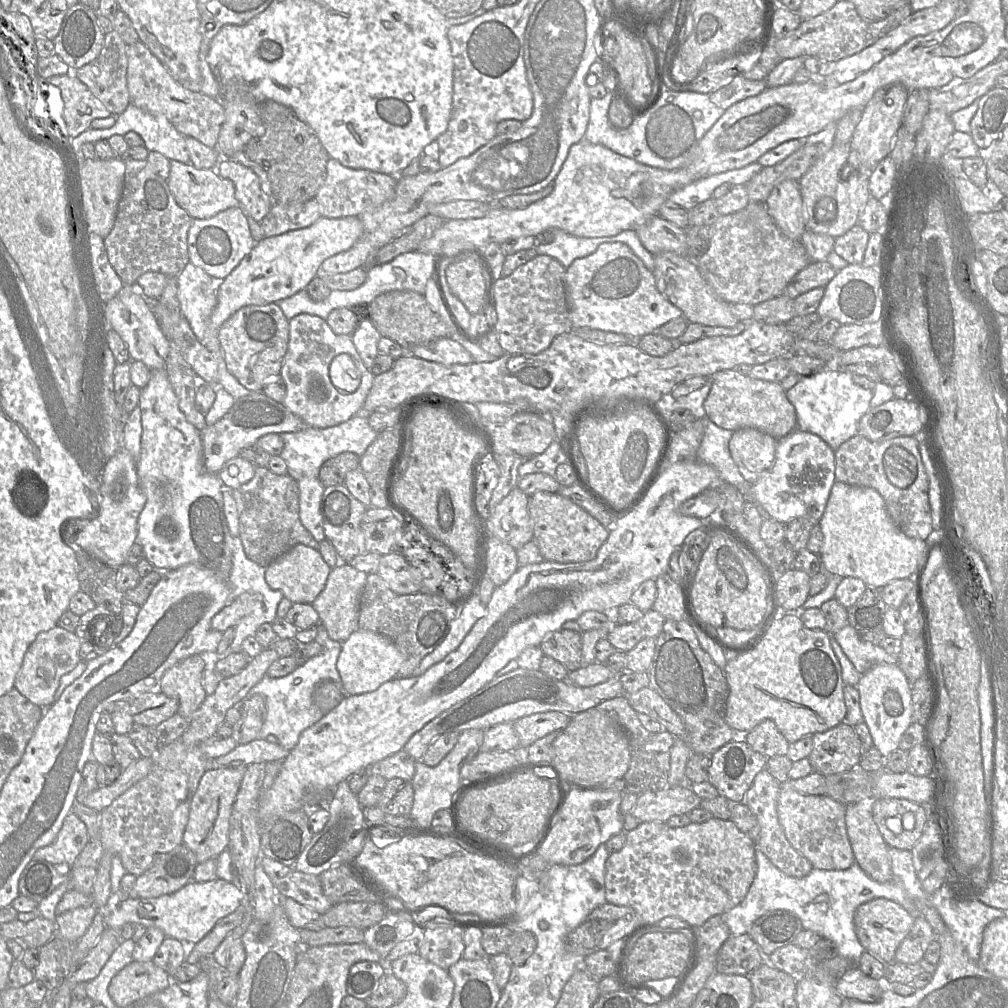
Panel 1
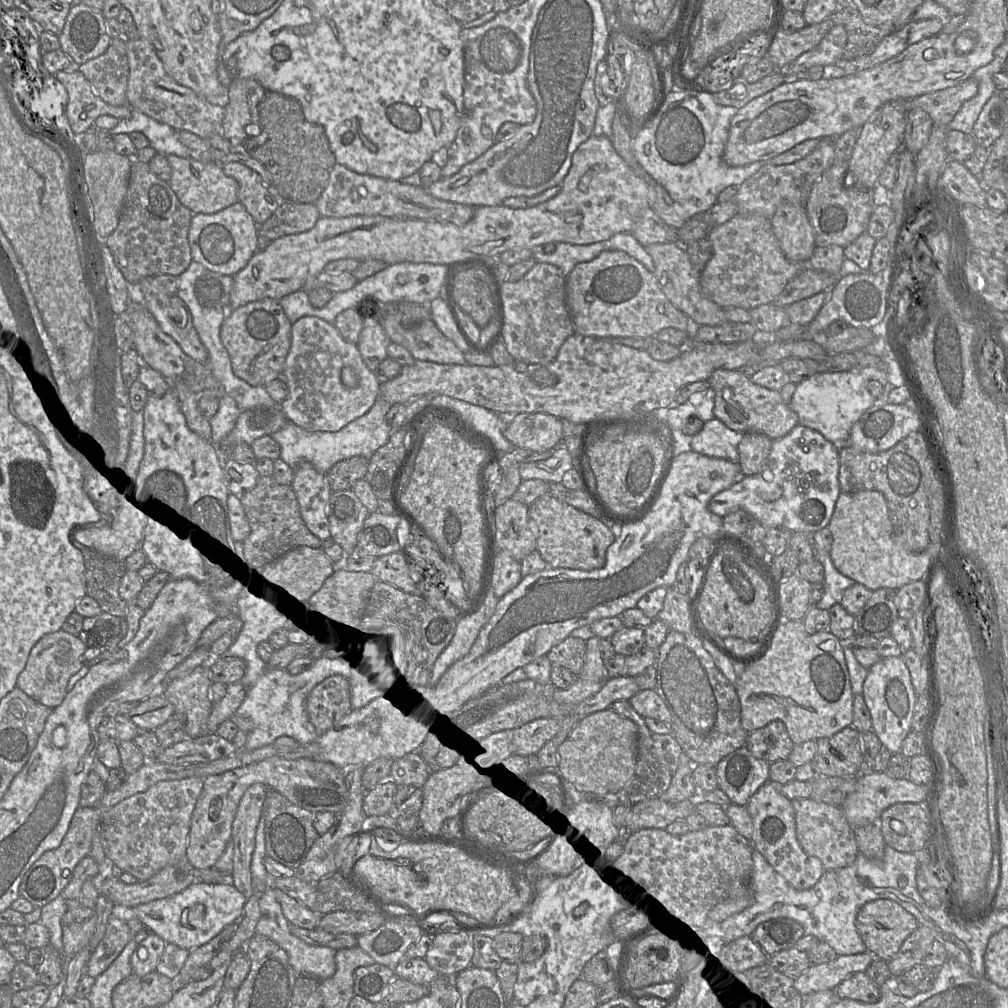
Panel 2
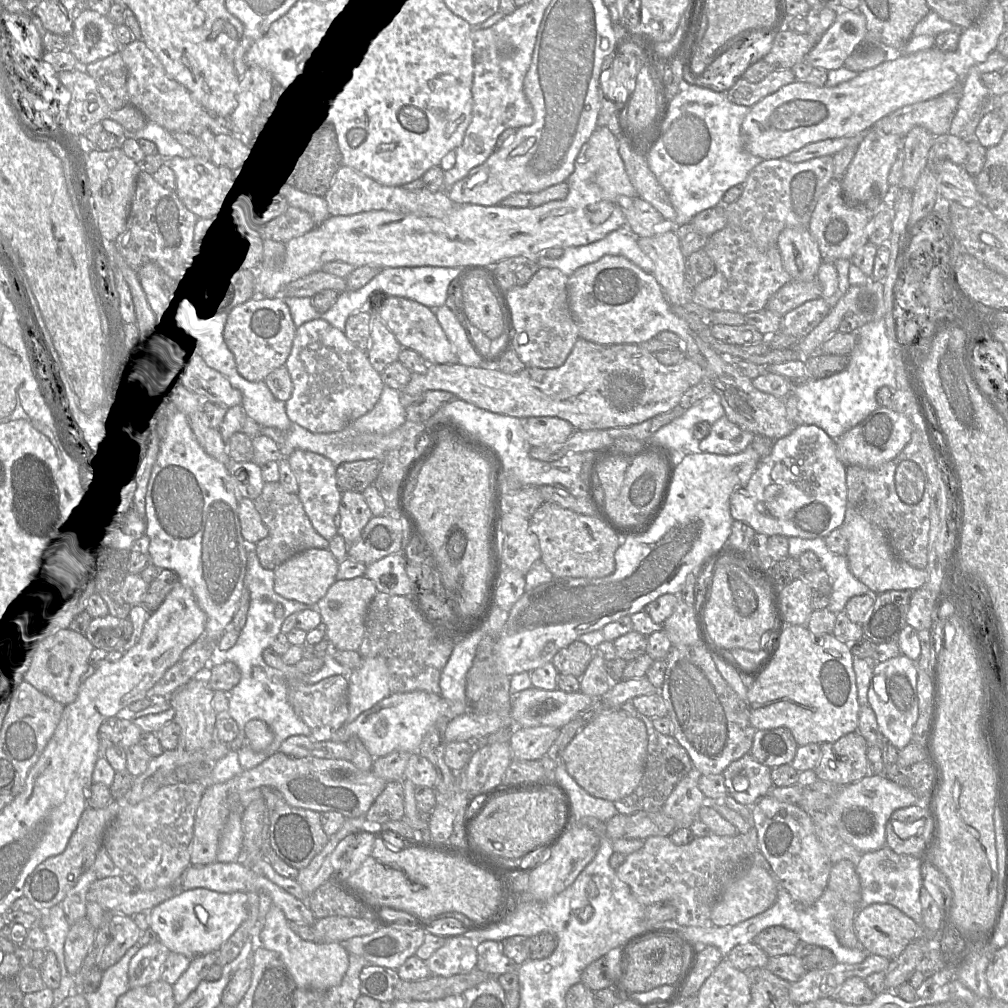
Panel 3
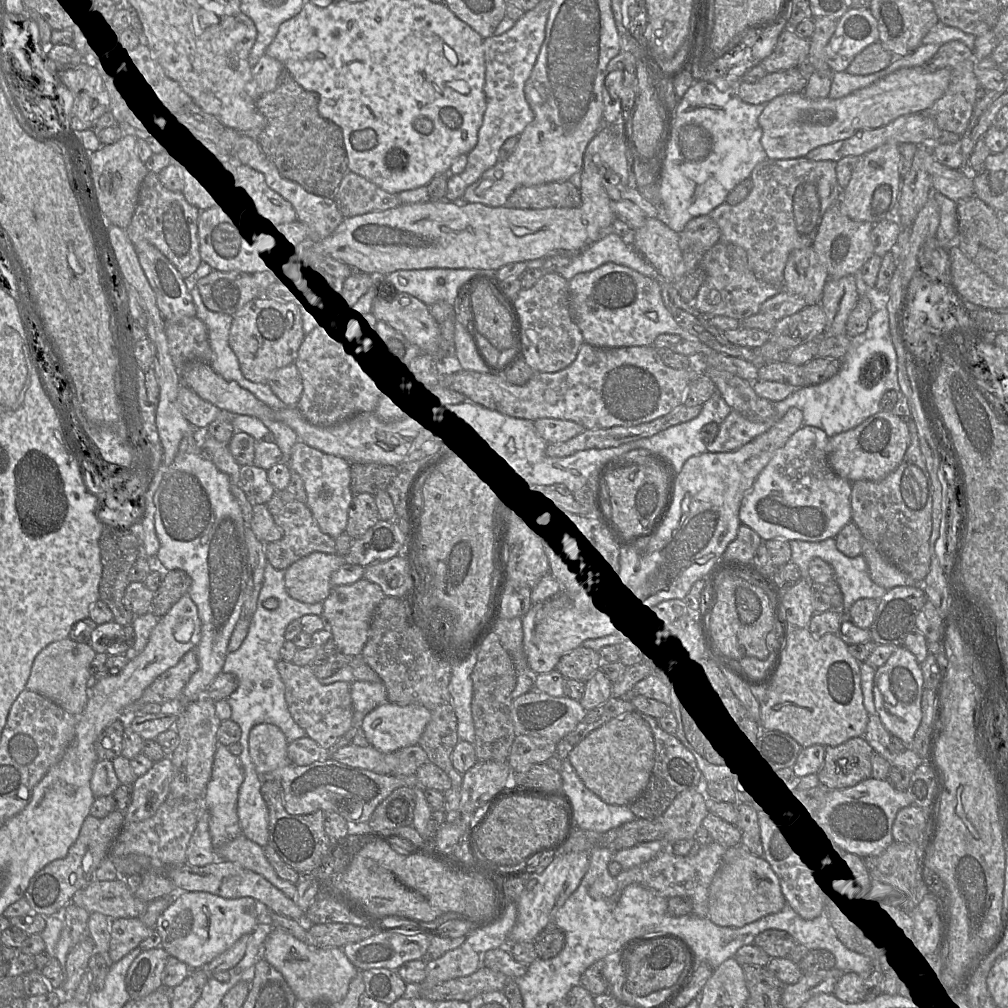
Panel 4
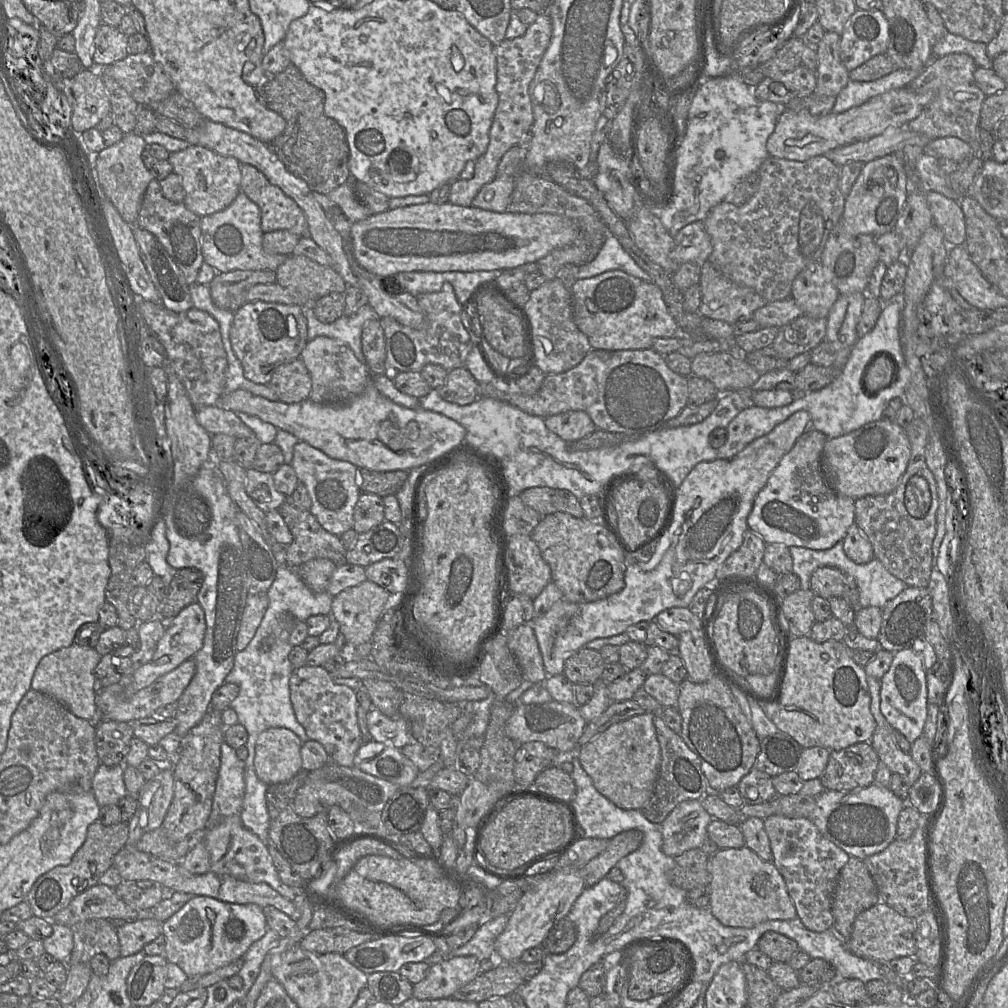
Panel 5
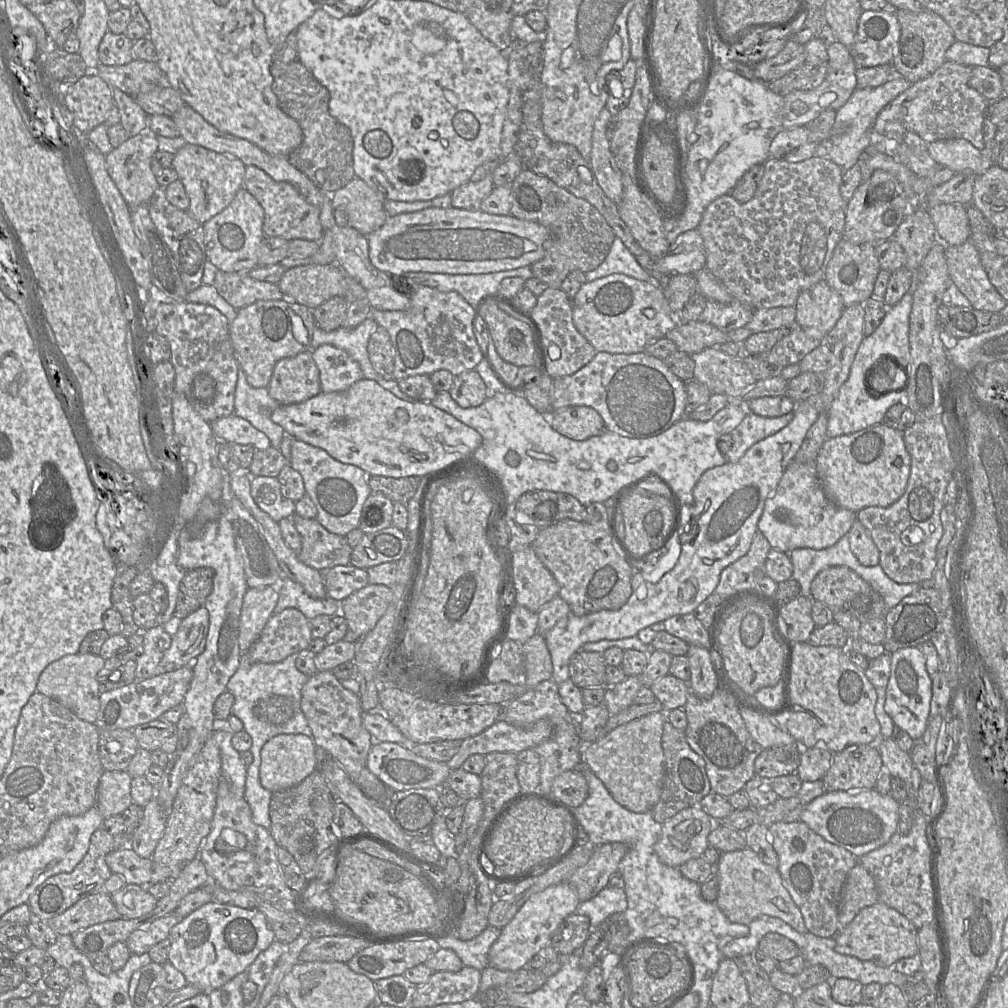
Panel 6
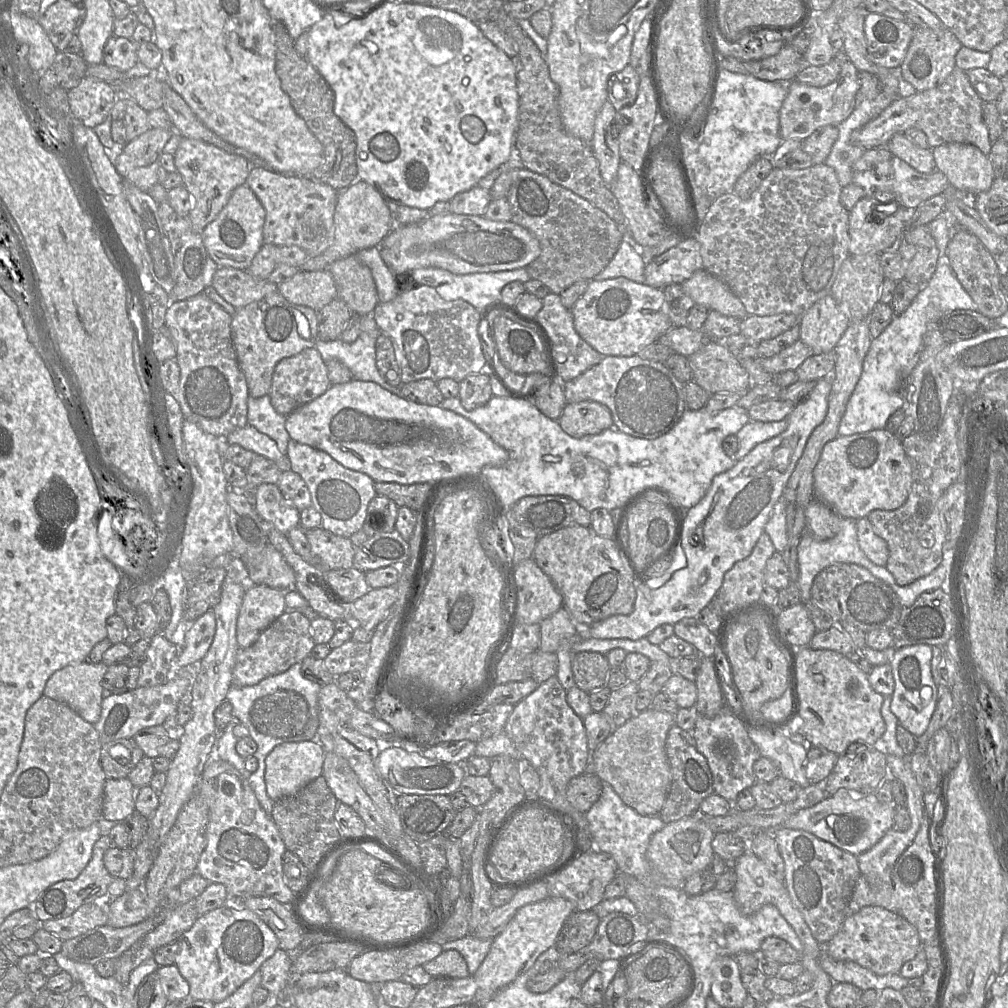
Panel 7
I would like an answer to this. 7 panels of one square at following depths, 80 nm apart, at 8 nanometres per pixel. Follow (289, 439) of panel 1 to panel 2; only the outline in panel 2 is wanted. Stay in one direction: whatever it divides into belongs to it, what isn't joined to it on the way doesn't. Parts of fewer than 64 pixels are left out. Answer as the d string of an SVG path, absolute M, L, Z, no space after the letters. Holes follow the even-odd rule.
M378 394L374 405L367 413L338 431L312 431L288 422L282 429L270 436L280 445L280 458L292 468L302 461L307 461L318 472L326 473L334 464L344 459L354 456L370 459L376 450L387 443L392 428L387 422L386 414L392 405Z

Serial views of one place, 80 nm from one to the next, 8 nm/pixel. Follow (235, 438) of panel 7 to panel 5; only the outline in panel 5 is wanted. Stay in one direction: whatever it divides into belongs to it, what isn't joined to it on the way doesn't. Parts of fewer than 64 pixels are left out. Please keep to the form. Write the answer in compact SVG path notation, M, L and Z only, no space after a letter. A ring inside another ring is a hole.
M204 406L196 410L197 422L211 435L227 434L235 438L255 436L232 410L220 406Z

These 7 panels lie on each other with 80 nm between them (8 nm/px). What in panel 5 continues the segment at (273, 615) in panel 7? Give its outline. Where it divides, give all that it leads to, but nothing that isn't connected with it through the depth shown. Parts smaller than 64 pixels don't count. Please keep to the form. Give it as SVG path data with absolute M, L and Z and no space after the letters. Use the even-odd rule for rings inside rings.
M267 592L249 594L237 636L237 652L244 650L254 637L269 605Z

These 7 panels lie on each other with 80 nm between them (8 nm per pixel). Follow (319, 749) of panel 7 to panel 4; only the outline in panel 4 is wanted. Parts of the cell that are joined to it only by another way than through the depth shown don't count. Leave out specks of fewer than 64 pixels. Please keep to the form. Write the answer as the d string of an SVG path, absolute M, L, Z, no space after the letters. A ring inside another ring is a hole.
M273 724L255 725L248 736L249 753L256 772L262 776L291 764L284 733Z

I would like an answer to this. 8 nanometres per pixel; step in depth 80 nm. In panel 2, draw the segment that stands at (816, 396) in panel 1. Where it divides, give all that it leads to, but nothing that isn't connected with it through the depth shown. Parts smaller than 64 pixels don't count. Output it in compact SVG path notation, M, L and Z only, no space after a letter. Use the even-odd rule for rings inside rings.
M867 367L850 372L825 372L797 384L790 402L800 425L816 430L828 441L843 447L849 441L853 425L875 404L875 398L867 388L870 380L878 380L883 386L888 382L883 369Z

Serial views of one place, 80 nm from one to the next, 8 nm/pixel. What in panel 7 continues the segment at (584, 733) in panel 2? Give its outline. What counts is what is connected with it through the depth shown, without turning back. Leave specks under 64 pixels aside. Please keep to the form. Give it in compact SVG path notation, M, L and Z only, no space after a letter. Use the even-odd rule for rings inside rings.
M648 708L636 713L613 732L591 752L591 761L596 775L607 782L622 801L642 816L658 816L663 808L671 785L671 769L665 752L669 729L675 724L673 714Z

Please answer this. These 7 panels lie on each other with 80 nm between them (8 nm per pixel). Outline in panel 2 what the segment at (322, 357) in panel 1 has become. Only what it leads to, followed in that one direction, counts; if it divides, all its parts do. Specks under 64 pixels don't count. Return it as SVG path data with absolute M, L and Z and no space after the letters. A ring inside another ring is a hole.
M304 316L292 324L291 345L284 362L283 371L288 385L288 395L280 403L287 419L307 430L335 432L367 413L378 398L380 382L375 373L368 368L357 344L346 341L331 324L315 316ZM352 367L359 376L356 388L346 387L340 377L341 369Z

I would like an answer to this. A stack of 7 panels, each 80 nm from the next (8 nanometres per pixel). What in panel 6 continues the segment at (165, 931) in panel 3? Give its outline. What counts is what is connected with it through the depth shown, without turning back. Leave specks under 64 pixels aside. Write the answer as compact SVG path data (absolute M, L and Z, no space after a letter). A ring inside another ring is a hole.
M211 901L173 926L169 939L168 962L184 975L188 984L208 994L244 972L276 938L265 916L257 909Z

